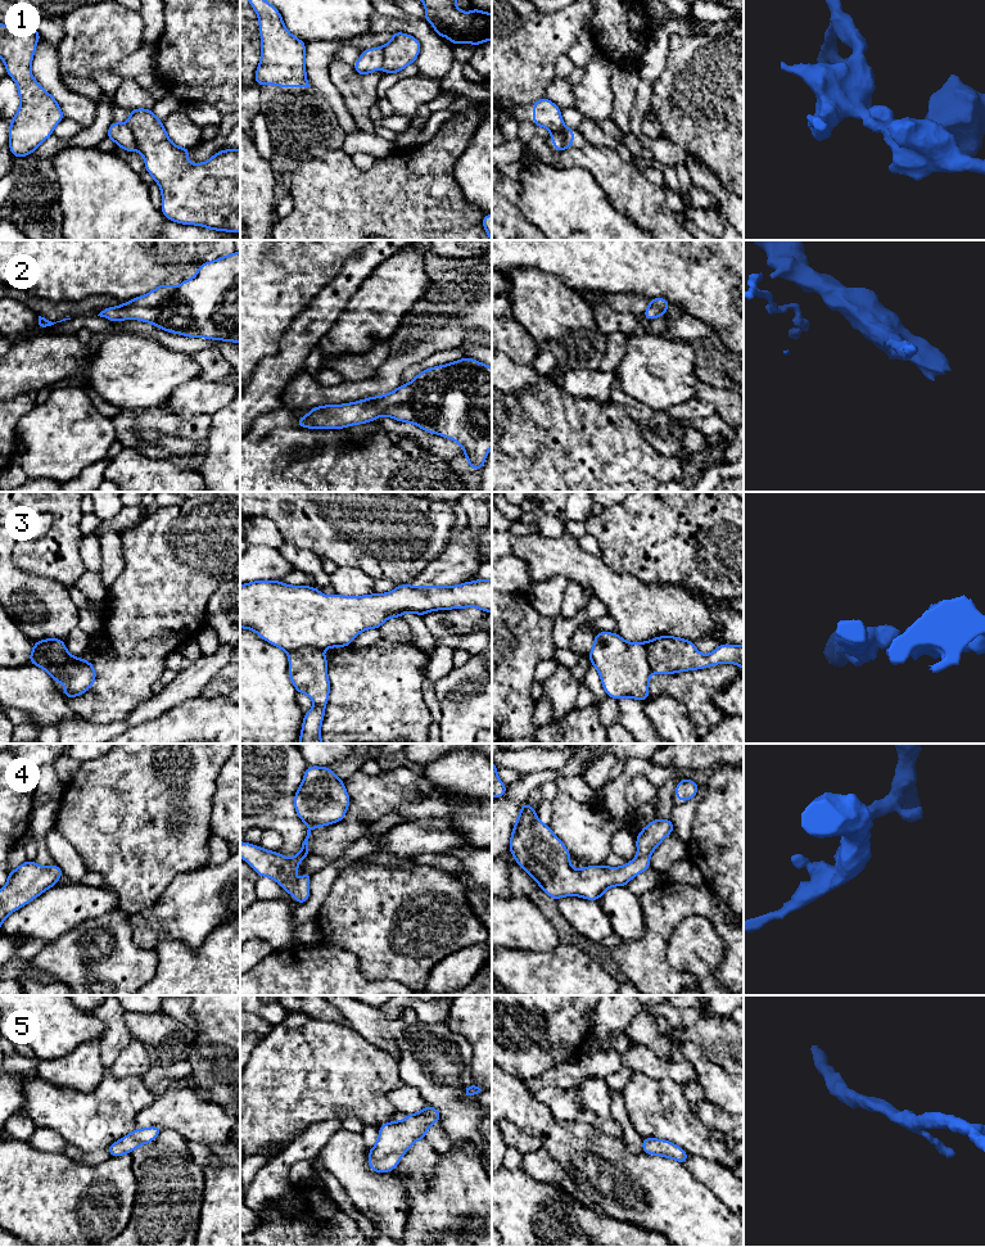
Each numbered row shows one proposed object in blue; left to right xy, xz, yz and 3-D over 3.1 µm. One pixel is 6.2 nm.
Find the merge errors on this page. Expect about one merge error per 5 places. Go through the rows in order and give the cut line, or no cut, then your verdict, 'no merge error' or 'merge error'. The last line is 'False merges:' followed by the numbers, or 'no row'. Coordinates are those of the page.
1: cut yz (551, 131), (564, 130), (566, 147); merge error
2: cut none; no merge error
3: cut xy (44, 640), (44, 653), (52, 662), (64, 663), (68, 659); merge error
4: cut none; no merge error
5: cut none; no merge error
False merges: 1, 3

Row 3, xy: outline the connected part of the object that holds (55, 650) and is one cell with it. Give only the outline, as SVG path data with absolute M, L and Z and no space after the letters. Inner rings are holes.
M46 638L44 642L44 650L51 663L64 664L69 658L69 652L67 651L63 640Z

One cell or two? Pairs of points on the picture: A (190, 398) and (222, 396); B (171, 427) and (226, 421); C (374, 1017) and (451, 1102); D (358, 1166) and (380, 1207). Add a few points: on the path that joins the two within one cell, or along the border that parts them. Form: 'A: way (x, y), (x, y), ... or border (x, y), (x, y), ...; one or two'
A: way (198, 397), (215, 396); one
B: border (211, 415), (211, 429), (206, 441); two
C: way (396, 1035), (409, 1048), (409, 1053), (432, 1081); one
D: way (358, 1177), (358, 1180), (375, 1197); one

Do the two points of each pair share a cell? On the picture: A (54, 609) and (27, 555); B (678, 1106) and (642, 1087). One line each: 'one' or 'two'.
A: two
B: one

